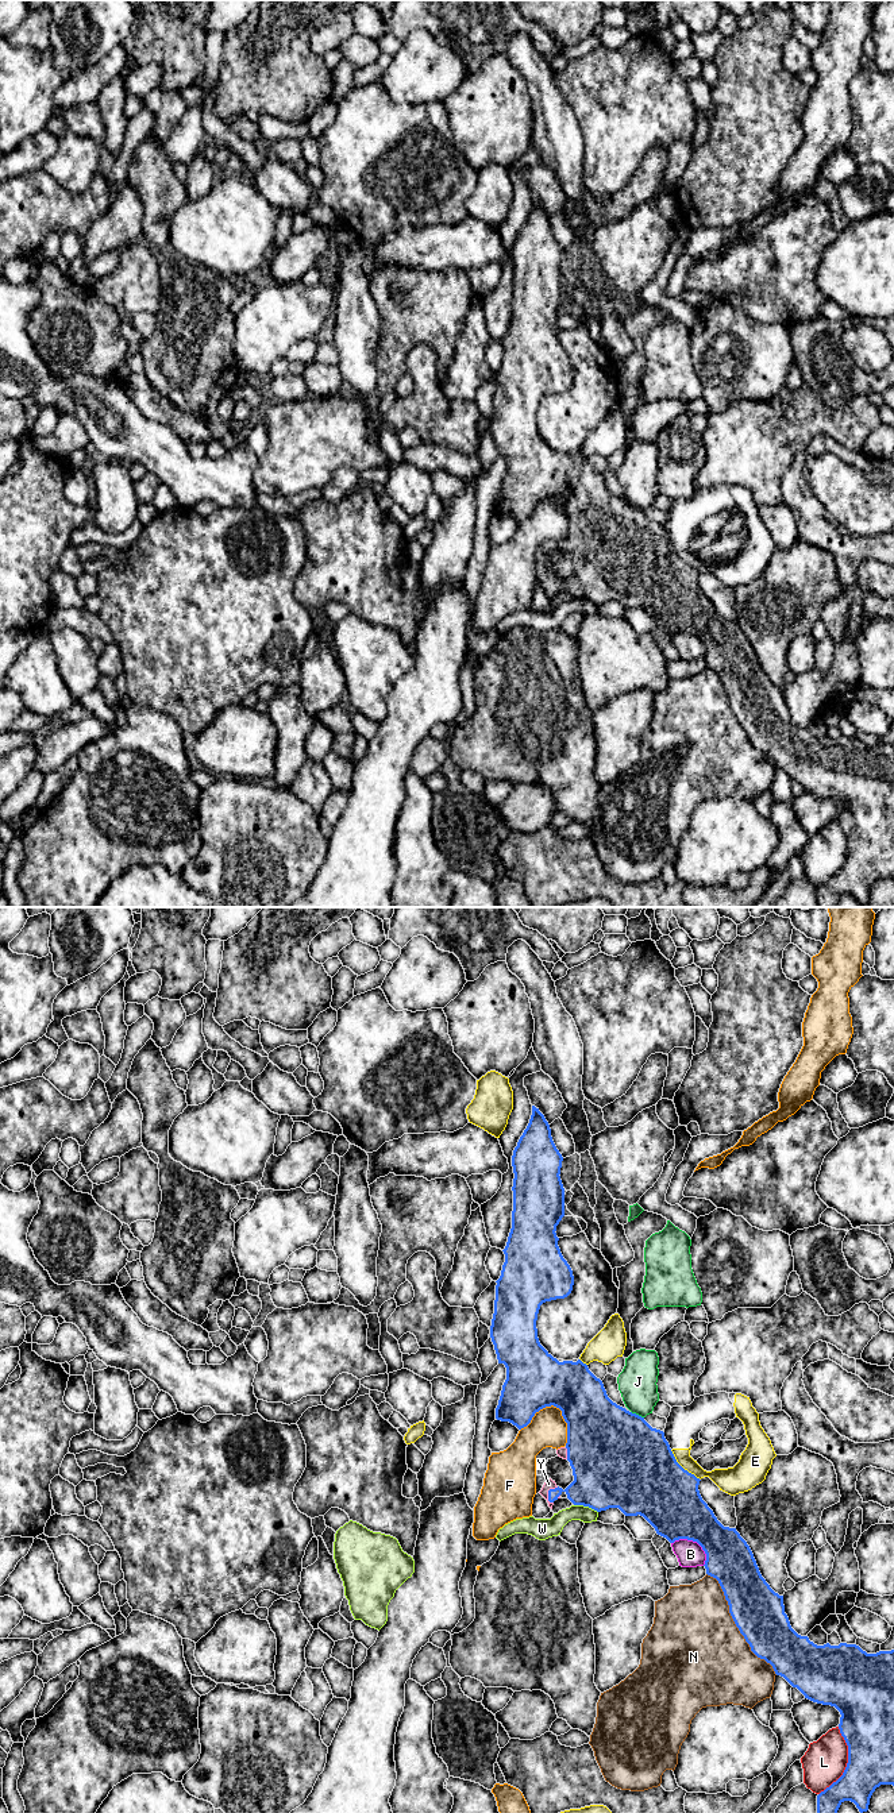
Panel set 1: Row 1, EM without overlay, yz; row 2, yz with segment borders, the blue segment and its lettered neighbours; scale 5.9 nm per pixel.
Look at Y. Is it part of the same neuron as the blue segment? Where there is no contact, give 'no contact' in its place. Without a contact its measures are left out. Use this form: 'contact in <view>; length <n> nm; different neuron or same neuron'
contact in yz; length 120 nm; same neuron

